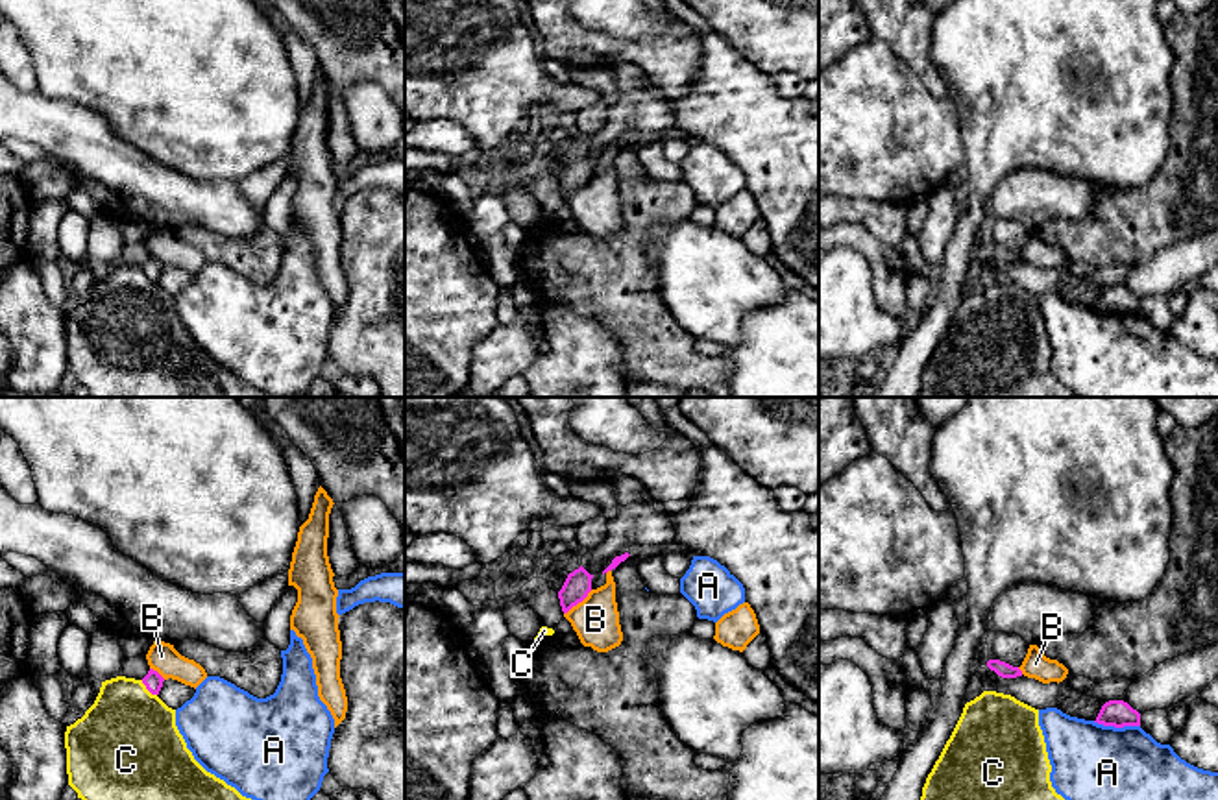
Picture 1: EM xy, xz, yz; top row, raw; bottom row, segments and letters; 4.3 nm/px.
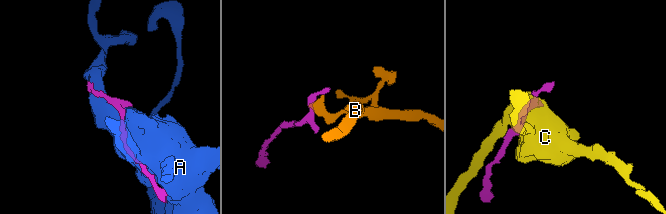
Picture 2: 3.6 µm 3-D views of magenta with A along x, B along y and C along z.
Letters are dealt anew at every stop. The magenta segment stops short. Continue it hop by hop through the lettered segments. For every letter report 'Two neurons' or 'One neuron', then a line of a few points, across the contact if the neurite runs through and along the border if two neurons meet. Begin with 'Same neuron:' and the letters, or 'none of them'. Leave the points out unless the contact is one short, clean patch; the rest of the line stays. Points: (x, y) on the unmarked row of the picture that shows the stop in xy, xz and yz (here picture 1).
Same neuron: none of them
A: Two neurons
B: Two neurons. Line: xz (592, 176), (564, 200)
C: Two neurons

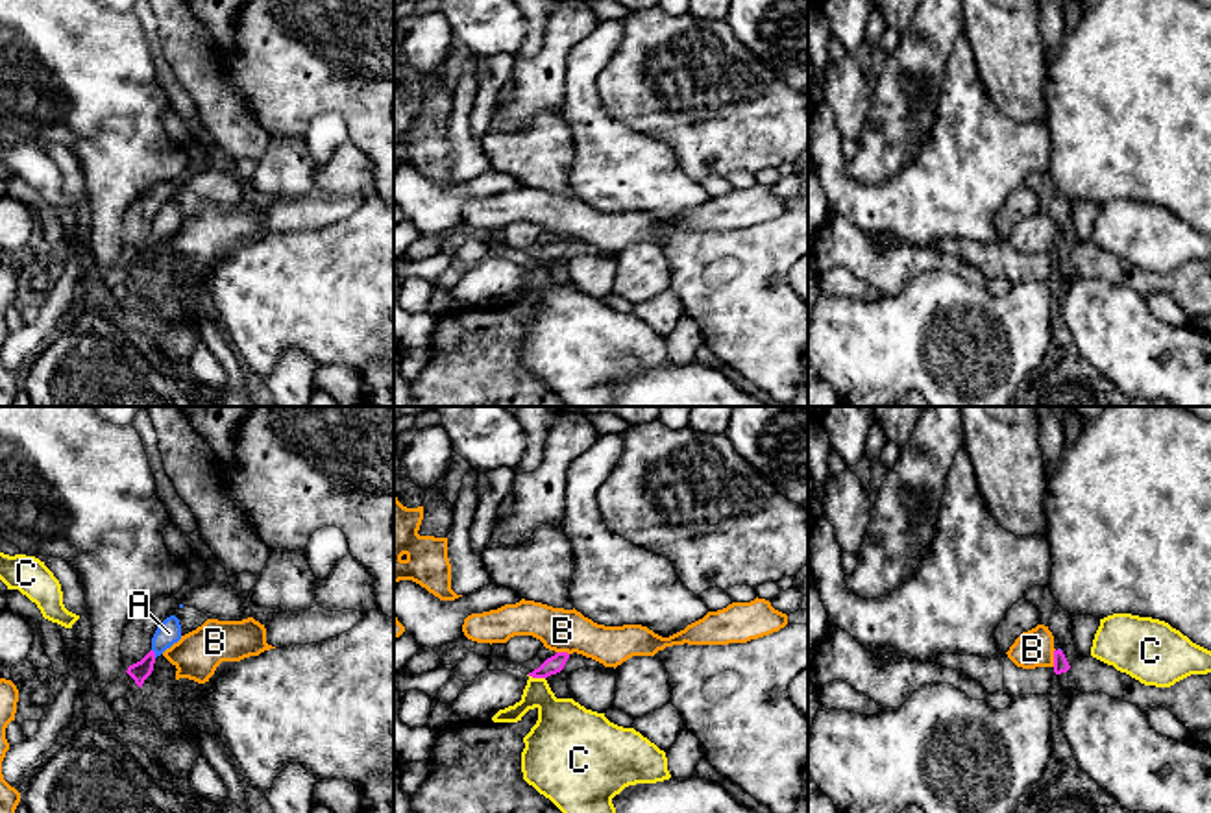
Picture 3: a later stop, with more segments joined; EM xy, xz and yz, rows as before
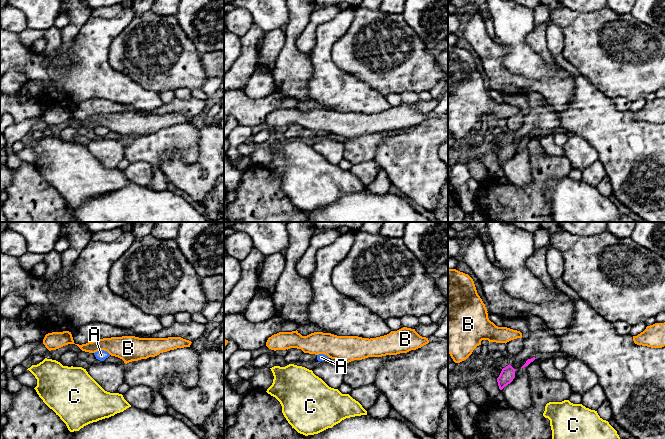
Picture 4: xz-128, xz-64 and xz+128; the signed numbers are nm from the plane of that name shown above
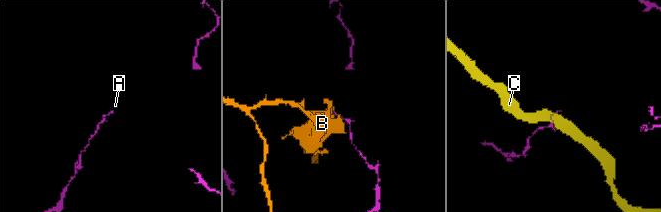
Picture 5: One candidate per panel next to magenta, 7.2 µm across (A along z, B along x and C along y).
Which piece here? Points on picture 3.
Same neuron: A
A: One neuron
B: Two neurons. Line: yz (1054, 235), (1052, 252)
C: Two neurons. Line: xz (527, 261), (544, 265)

